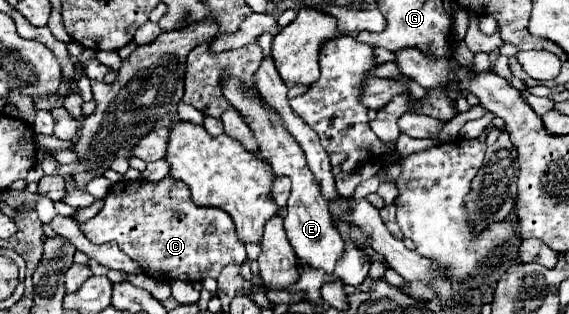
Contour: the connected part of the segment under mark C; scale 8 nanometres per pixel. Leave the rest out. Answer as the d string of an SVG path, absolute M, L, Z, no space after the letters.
M164 177L162 181L118 181L102 199L104 205L100 213L96 213L86 223L80 223L80 231L96 245L116 241L118 247L136 263L140 263L142 271L158 281L202 281L206 277L218 277L222 267L234 263L240 265L246 259L246 249L238 241L232 217L218 207L200 207L192 201L190 189L184 181L176 181L172 177Z

